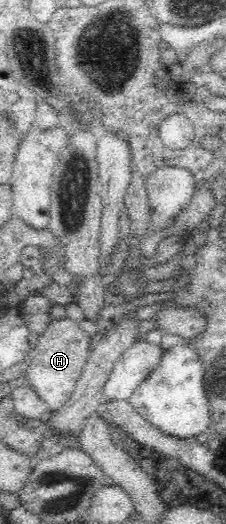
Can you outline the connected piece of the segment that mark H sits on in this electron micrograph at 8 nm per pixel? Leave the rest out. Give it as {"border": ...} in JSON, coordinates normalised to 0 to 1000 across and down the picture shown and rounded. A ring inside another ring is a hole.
{"border":[[[305,605],[239,609],[173,639],[168,653],[128,666],[124,700],[111,708],[119,735],[164,750],[226,786],[279,779],[332,746],[367,698],[394,683],[398,641],[350,626],[350,616]]]}

